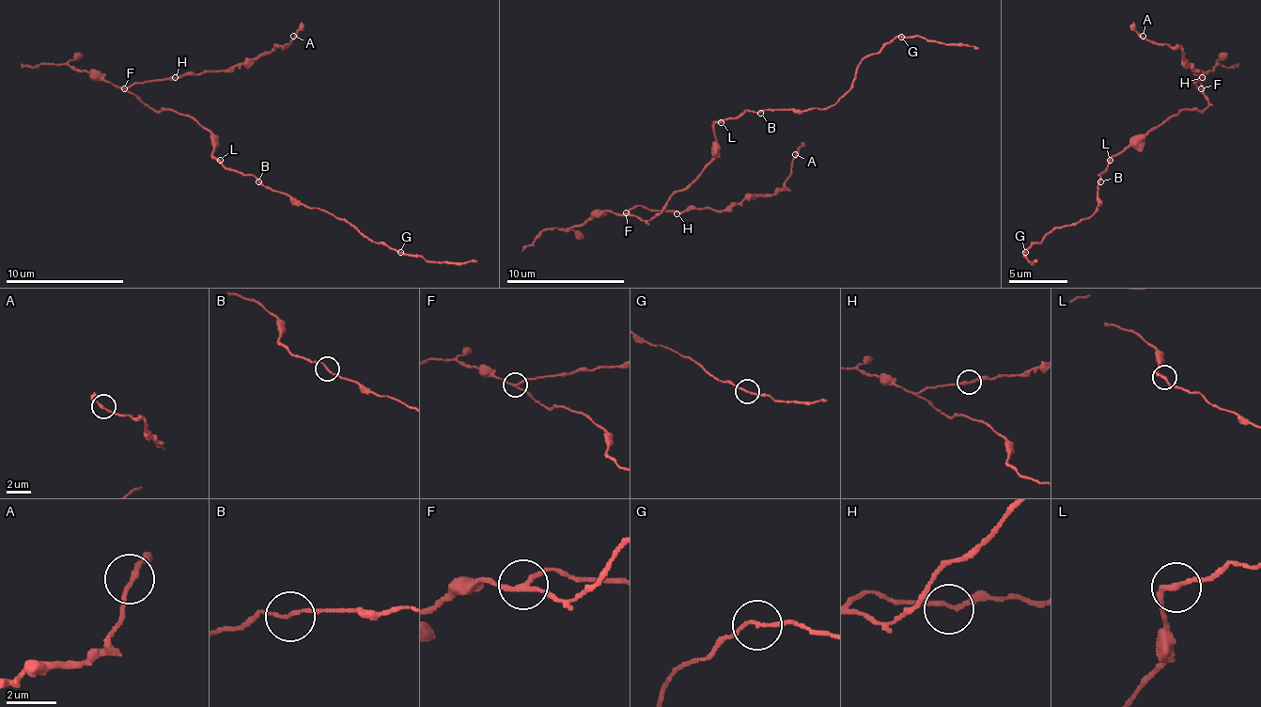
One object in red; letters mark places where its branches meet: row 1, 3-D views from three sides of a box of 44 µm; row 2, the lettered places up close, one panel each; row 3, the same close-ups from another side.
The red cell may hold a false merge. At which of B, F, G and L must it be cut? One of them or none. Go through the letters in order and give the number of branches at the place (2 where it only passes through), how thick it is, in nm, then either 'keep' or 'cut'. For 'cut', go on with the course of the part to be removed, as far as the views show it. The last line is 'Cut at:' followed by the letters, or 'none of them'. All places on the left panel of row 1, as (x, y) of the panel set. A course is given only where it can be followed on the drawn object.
B: 2 | 140 nm | keep
F: 3 | 170 nm | cut | (125, 88), (151, 80), (228, 71), (288, 44), (303, 21)
G: 2 | 150 nm | keep
L: 2 | 200 nm | keep
Cut at: F

